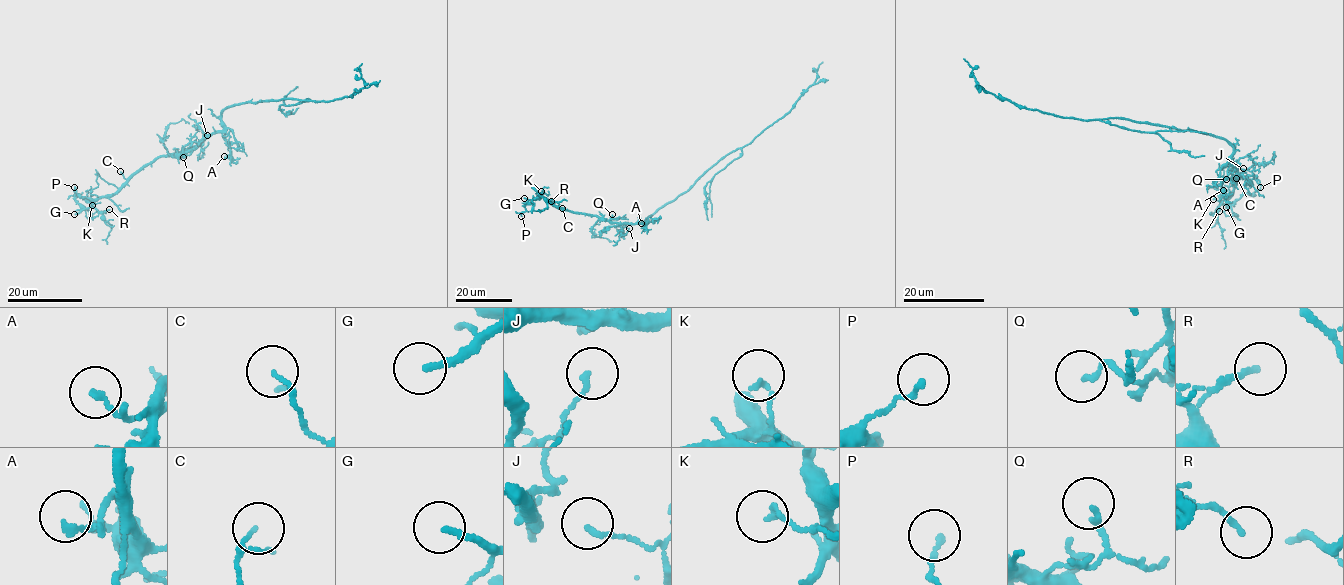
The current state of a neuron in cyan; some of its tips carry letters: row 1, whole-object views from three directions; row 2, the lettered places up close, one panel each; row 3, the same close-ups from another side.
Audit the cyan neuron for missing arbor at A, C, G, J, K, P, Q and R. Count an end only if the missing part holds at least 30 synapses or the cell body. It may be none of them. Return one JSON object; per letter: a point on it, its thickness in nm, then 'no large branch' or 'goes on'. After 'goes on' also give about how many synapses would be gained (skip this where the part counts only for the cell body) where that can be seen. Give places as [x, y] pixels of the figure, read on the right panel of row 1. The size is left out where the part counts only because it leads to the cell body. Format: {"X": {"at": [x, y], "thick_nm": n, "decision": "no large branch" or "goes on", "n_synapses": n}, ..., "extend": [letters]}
{"A": {"at": [1223, 190], "thick_nm": 160, "decision": "no large branch"}, "C": {"at": [1236, 178], "thick_nm": 90, "decision": "no large branch"}, "G": {"at": [1226, 207], "thick_nm": 170, "decision": "goes on"}, "J": {"at": [1243, 168], "thick_nm": 140, "decision": "no large branch"}, "K": {"at": [1213, 199], "thick_nm": 120, "decision": "no large branch"}, "P": {"at": [1260, 187], "thick_nm": 140, "decision": "no large branch"}, "Q": {"at": [1226, 179], "thick_nm": 140, "decision": "no large branch"}, "R": {"at": [1219, 211], "thick_nm": 140, "decision": "no large branch"}, "extend": ["G"]}

